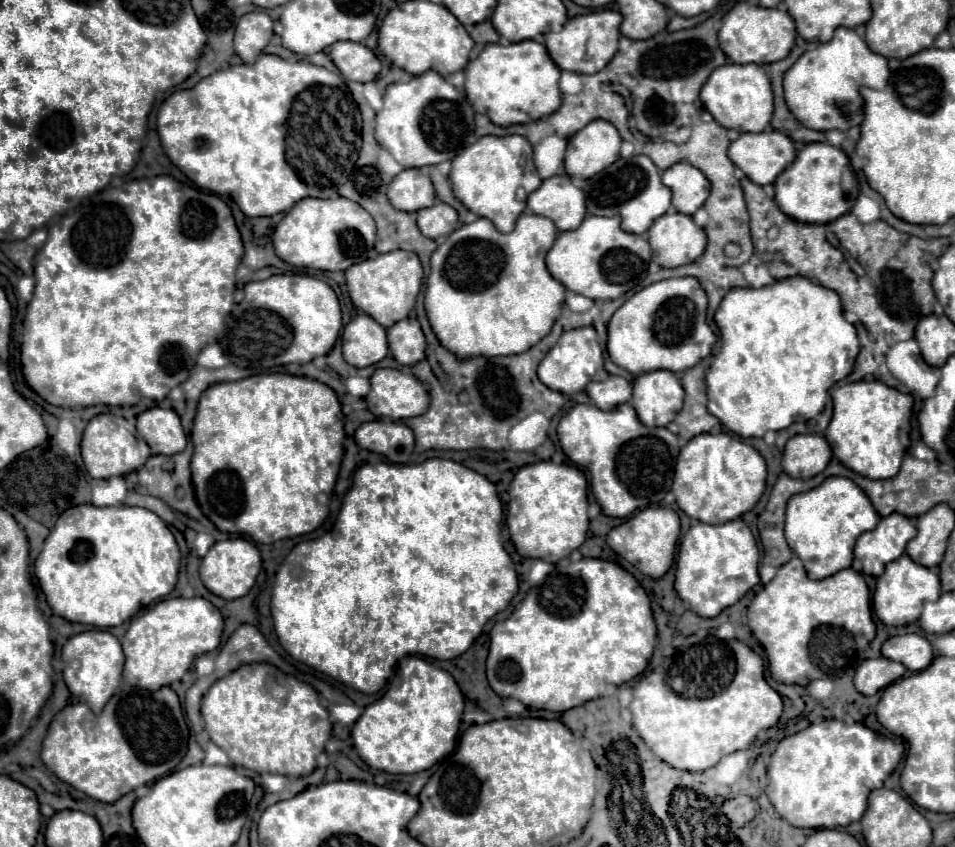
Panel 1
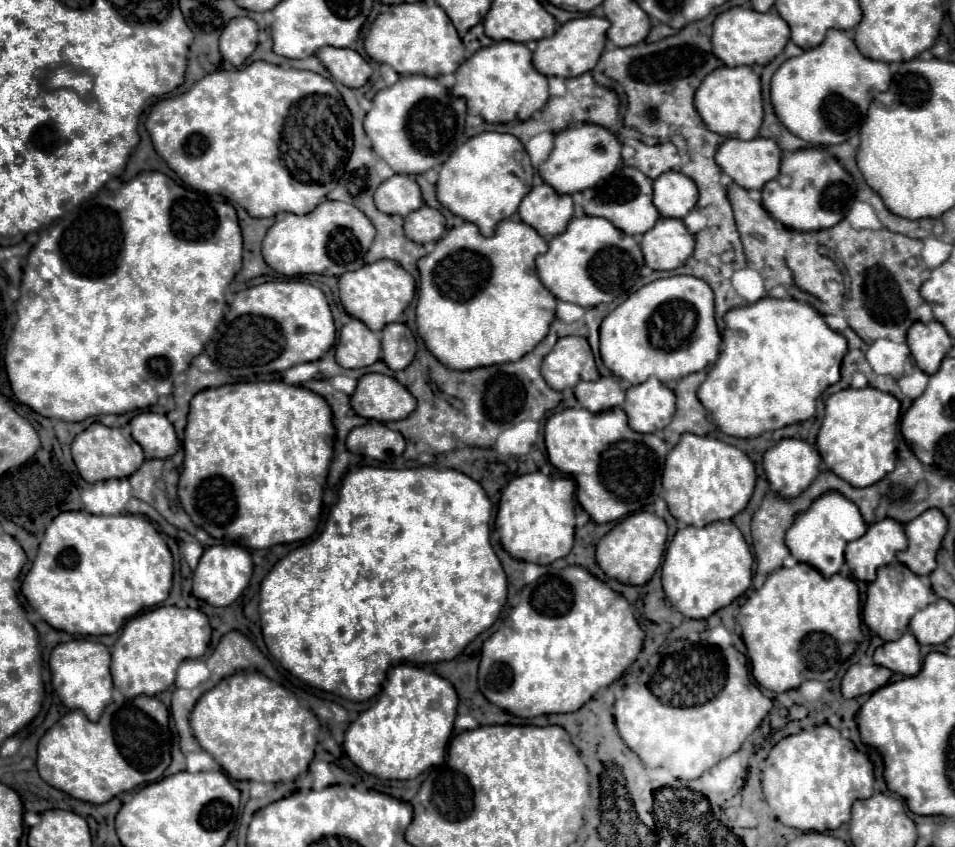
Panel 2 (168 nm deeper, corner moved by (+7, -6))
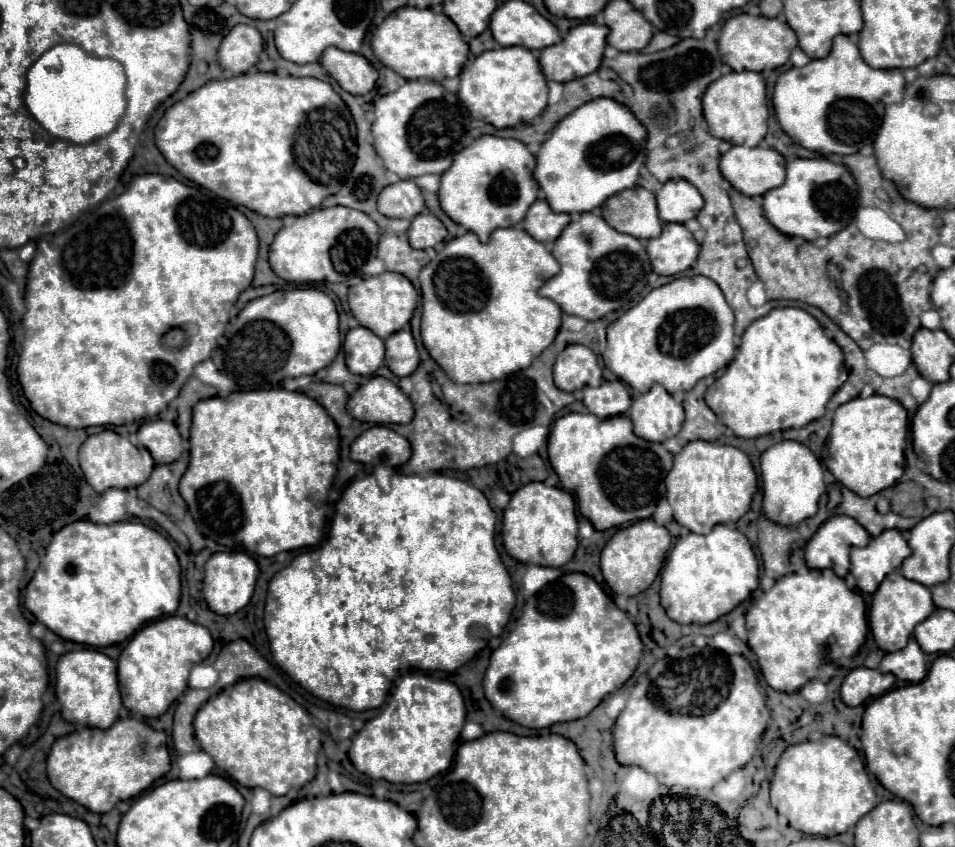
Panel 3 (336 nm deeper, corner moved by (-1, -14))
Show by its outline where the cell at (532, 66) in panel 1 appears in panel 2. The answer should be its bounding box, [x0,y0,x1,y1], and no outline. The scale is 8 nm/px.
[452,40,548,124]

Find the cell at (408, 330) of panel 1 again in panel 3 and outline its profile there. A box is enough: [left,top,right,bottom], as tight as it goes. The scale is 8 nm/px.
[388,330,420,376]

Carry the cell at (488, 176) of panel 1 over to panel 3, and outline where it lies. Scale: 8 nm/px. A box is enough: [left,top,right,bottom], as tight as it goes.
[440,136,538,242]

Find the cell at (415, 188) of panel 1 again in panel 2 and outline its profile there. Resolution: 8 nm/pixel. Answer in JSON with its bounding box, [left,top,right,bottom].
[374,174,424,216]

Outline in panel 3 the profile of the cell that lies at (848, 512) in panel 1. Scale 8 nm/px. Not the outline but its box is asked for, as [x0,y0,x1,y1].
[806,516,870,576]

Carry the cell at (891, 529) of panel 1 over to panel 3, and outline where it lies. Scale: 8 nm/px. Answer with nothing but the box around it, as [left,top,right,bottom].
[850,530,910,592]

